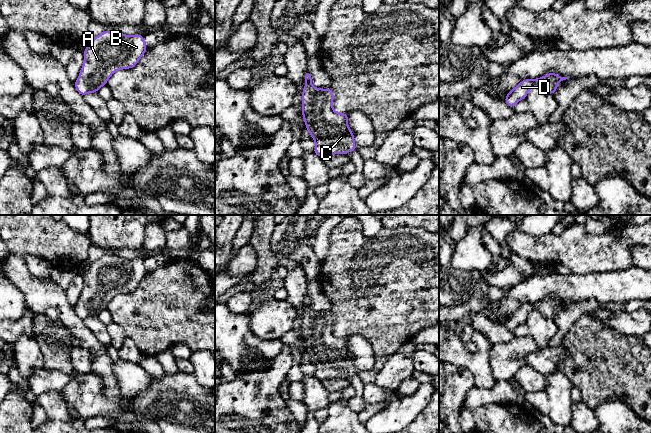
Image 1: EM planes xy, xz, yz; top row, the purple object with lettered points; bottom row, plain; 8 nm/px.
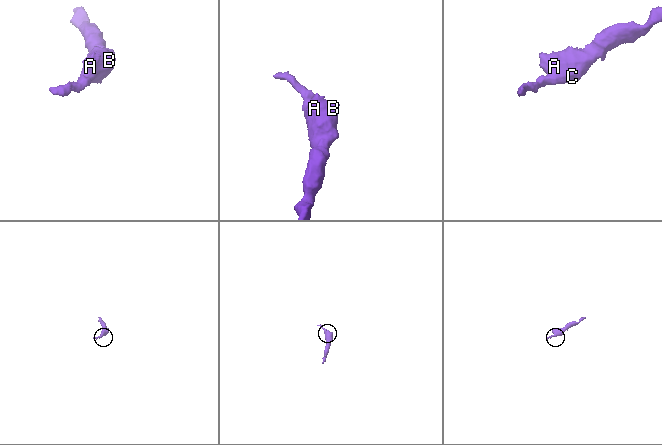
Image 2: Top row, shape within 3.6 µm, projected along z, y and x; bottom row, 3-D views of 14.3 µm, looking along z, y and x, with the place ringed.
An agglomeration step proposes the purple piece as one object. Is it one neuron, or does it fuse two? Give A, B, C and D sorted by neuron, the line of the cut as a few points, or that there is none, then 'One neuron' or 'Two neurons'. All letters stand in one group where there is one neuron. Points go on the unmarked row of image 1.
Groups: A B C D. No split. One neuron

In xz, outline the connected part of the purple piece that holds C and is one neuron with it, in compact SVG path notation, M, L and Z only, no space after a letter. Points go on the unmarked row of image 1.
M309 295L304 300L302 340L307 355L315 365L314 378L323 380L343 378L357 373L354 358L348 351L348 338L333 333L334 316L331 312L315 312Z

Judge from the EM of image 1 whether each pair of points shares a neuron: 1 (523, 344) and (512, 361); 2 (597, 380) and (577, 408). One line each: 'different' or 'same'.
1: same
2: different

